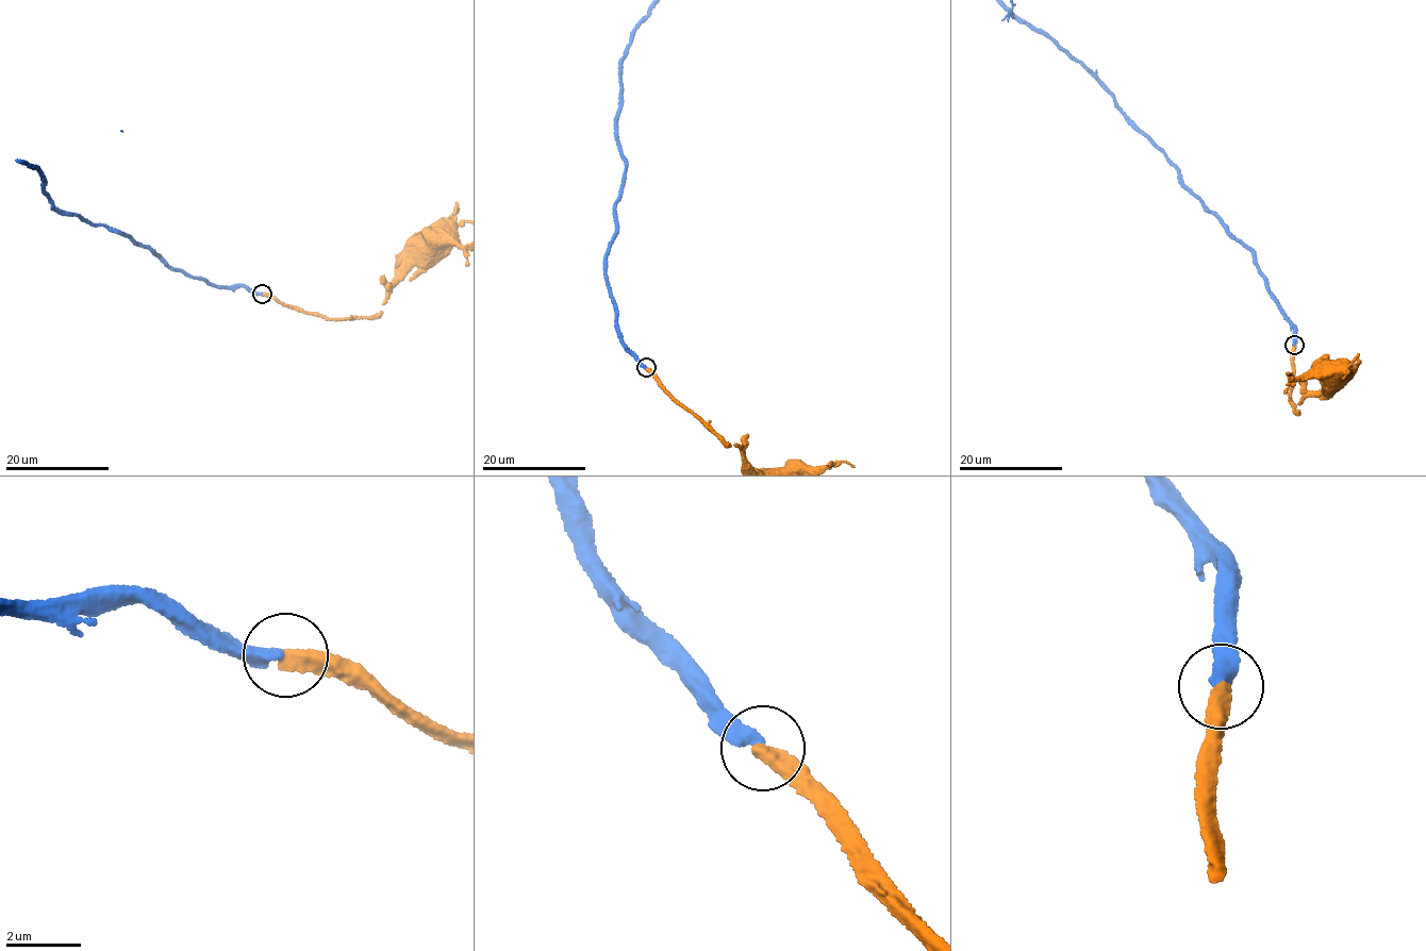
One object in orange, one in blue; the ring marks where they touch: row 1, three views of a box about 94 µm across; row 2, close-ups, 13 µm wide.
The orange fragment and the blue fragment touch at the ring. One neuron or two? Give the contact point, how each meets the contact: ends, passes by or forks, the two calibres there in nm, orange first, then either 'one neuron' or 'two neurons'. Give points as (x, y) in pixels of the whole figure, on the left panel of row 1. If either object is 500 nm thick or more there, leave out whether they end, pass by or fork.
at (262, 294); orange ends there; blue ends there; 480 nm thick on the orange side, 400 nm on the other; one neuron

